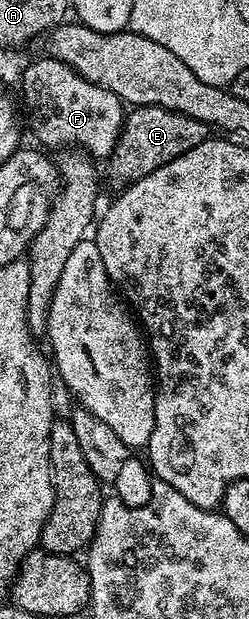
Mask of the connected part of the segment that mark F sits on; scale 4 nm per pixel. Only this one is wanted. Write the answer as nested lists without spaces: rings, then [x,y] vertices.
[[[43,57],[30,63],[22,71],[22,95],[26,98],[26,111],[30,114],[30,127],[34,135],[43,143],[41,146],[62,147],[58,149],[81,149],[95,160],[109,160],[114,146],[122,135],[124,104],[108,89],[80,77],[73,67],[64,65],[59,59]]]

